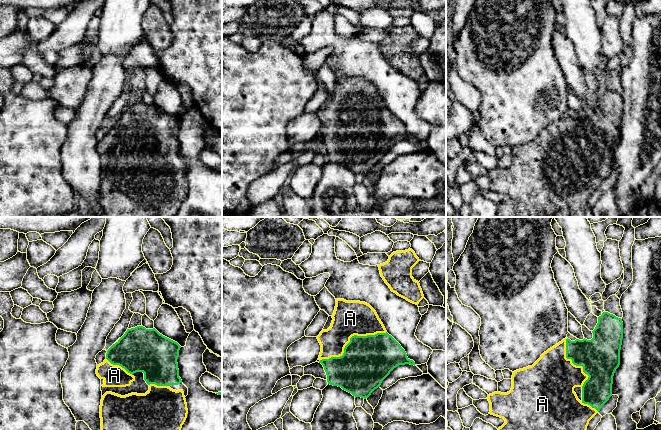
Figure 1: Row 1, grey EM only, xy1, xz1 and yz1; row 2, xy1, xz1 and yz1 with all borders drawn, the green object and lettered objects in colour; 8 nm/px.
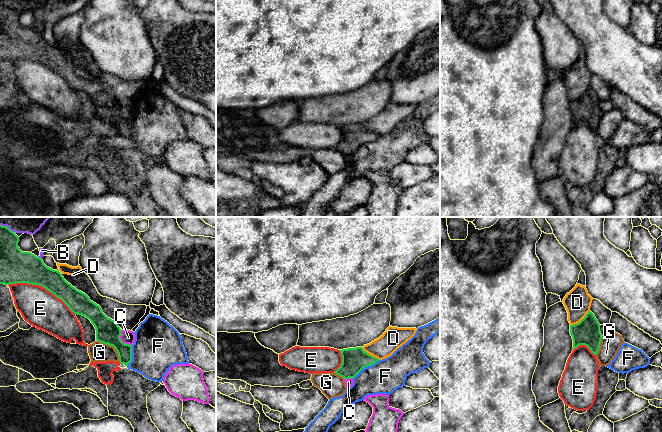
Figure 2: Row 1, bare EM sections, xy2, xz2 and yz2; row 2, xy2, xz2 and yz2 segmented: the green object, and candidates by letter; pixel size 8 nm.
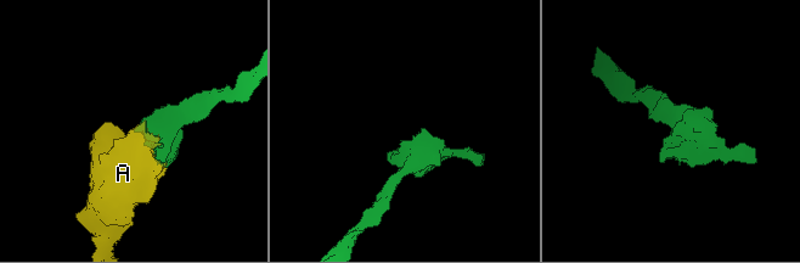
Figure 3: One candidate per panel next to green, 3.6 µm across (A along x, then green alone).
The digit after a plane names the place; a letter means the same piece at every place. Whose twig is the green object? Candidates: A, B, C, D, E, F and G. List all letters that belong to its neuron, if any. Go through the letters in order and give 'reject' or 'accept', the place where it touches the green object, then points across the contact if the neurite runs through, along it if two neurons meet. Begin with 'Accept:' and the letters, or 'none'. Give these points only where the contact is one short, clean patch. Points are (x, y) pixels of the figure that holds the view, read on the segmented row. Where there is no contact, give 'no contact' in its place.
Accept: A
A: accept | xz1 (350, 339)
B: reject | xy2 (6, 226)
C: reject | xy2 (120, 340)
D: reject | yz2 (581, 320)
E: reject | xy2 (42, 286)
F: reject | xz2 (365, 366)
G: reject | xy2 (112, 345) | along xy2 (97, 340), (111, 345), (116, 351), (119, 360)

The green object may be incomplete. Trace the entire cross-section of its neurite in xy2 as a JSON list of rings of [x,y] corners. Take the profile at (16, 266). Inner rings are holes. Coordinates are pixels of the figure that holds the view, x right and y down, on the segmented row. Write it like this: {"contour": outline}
{"contour": [[[0,225],[0,284],[28,283],[45,288],[61,299],[75,315],[88,318],[96,329],[96,340],[113,346],[118,353],[119,362],[127,366],[132,361],[132,346],[121,341],[121,329],[118,324],[108,318],[101,307],[91,301],[85,293],[68,283],[59,271],[47,267],[42,258],[30,252],[22,252],[18,242],[19,237],[9,227]]]}

